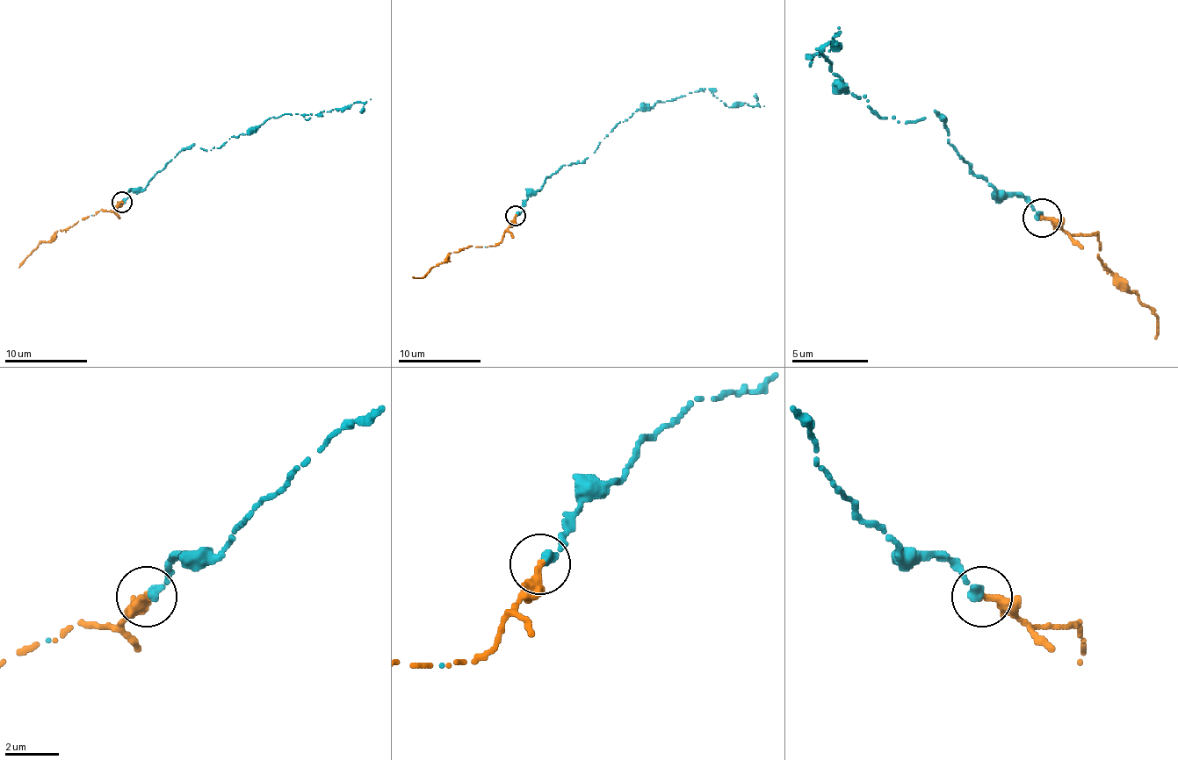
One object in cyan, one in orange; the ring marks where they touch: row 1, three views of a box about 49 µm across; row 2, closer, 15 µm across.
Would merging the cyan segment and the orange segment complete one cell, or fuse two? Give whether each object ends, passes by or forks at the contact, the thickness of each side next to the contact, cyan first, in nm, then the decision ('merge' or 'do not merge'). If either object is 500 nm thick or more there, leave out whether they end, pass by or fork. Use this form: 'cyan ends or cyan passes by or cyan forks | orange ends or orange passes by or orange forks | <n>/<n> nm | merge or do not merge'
cyan ends | orange ends | 320/320 nm | merge

